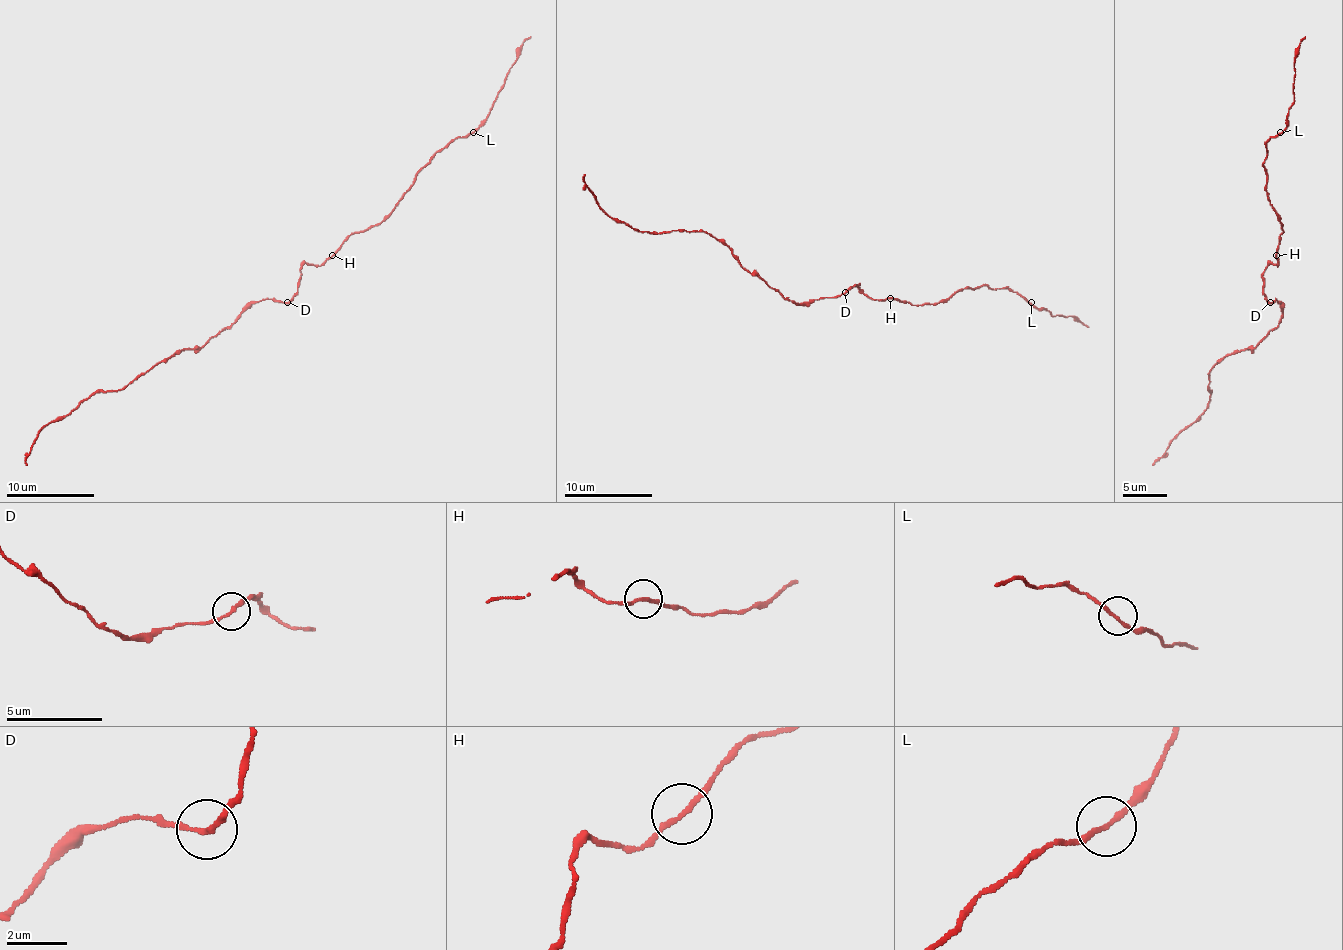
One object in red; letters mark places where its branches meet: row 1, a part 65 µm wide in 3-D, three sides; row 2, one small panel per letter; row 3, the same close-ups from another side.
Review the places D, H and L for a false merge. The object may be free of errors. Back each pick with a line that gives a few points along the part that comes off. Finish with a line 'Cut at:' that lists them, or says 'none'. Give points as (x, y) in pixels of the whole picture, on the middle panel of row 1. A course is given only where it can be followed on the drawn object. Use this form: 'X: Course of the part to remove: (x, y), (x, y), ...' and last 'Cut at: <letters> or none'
Cut at: none

